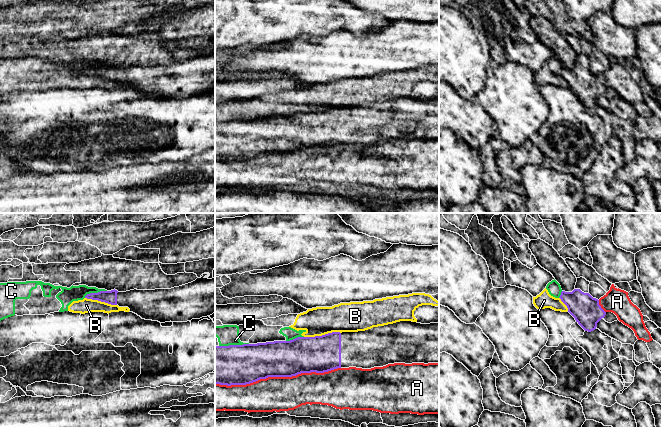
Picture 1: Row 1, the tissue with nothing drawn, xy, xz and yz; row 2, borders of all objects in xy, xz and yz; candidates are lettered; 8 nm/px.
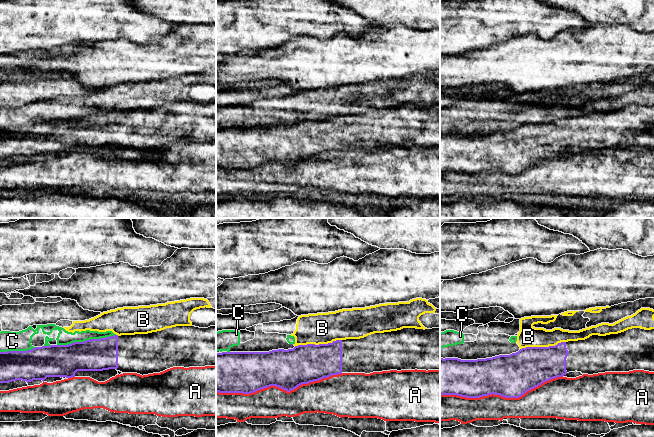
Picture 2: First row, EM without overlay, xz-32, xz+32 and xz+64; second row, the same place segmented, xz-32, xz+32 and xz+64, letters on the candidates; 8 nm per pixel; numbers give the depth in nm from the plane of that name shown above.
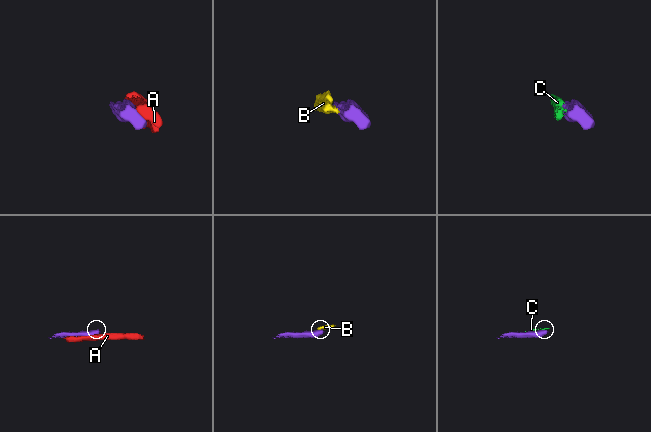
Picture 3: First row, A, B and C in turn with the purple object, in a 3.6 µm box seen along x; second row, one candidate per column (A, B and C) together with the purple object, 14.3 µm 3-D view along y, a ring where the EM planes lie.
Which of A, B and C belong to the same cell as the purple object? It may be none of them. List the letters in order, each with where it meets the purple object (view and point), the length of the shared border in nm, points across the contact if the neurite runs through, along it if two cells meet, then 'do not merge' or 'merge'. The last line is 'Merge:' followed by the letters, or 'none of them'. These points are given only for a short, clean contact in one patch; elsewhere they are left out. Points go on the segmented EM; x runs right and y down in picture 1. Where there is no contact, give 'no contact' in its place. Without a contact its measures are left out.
A: meets purple in xz at (277, 376); contact 1000 nm long; do not merge
B: meets purple in xz at (322, 335); contact 300 nm long; border along xz (340, 332), (328, 332), (321, 335), (304, 337); do not merge
C: meets purple in xz at (233, 345); contact 240 nm long; do not merge
Merge: none of them

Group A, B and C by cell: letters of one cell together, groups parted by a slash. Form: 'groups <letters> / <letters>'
groups A / B C

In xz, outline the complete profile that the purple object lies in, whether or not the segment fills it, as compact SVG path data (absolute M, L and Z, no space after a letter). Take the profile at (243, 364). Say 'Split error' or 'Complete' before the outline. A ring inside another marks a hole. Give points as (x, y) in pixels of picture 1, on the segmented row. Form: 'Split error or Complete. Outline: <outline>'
Split error. Outline: M400 321L365 331L332 332L290 341L215 345L215 384L246 385L268 377L292 377L349 367L371 369L394 363L439 363L439 323Z

